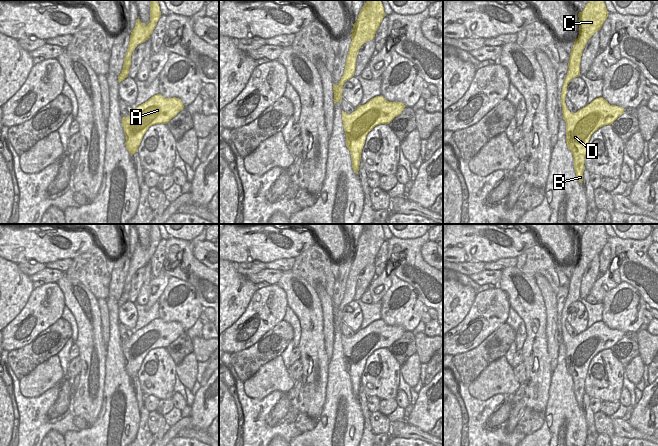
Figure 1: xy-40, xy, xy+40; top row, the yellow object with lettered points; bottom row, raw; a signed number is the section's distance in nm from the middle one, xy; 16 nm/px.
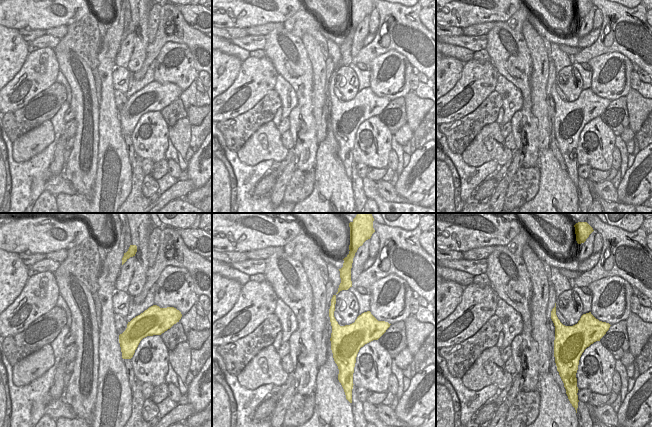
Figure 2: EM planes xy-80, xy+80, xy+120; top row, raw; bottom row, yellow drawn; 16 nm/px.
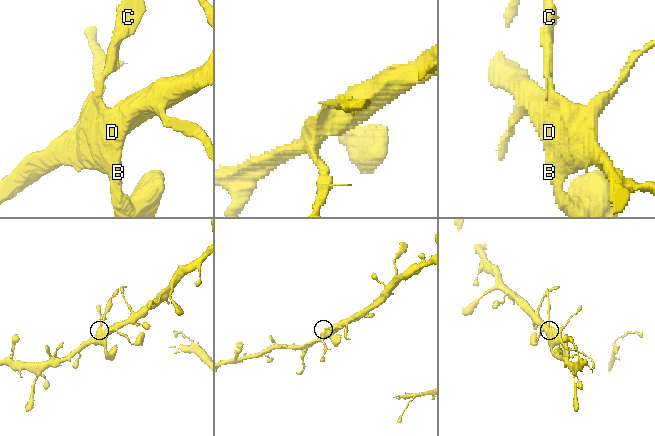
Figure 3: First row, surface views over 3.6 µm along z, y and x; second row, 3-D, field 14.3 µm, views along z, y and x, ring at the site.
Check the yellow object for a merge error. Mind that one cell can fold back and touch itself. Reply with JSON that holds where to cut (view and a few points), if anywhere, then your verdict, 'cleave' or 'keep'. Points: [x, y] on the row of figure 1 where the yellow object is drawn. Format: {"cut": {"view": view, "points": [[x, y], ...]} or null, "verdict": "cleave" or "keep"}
{"cut": {"view": "xy", "points": [[340, 79], [343, 84]]}, "verdict": "cleave"}

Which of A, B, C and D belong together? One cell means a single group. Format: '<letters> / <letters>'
A B D / C

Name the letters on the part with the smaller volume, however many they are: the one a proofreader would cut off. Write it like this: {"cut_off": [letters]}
{"cut_off": ["C"]}

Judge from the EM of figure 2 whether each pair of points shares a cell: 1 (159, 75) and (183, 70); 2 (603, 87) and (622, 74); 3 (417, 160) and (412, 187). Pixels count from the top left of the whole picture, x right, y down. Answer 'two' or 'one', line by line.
1: one
2: one
3: one

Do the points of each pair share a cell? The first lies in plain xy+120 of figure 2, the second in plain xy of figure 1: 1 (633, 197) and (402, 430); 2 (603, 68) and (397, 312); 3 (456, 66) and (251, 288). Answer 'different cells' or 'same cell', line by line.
1: different cells
2: same cell
3: same cell

